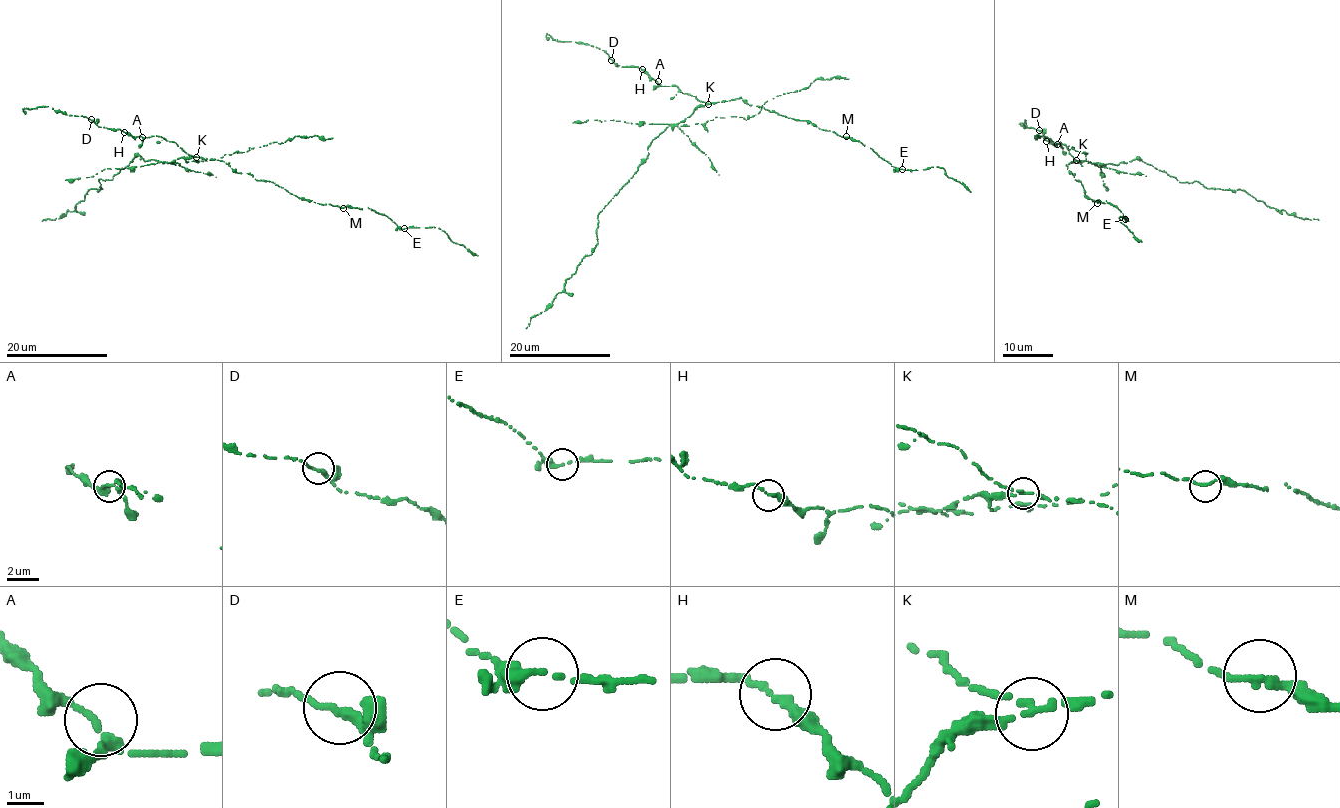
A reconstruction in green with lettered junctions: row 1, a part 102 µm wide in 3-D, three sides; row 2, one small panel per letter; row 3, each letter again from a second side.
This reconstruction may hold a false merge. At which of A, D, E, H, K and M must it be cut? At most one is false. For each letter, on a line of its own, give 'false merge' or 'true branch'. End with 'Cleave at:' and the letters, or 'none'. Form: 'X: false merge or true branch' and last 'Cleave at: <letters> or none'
A: true branch
D: true branch
E: true branch
H: true branch
K: false merge
M: true branch
Cleave at: K

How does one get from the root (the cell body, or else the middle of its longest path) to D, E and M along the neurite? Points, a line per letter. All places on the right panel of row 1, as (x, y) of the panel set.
D: (1075, 160), (1067, 146), (1061, 142), (1050, 143), (1039, 130)
E: (1075, 160), (1069, 162), (1067, 168), (1076, 181), (1081, 181), (1084, 195), (1094, 201), (1110, 203), (1125, 219)
M: (1075, 160), (1068, 165), (1068, 171), (1076, 181), (1081, 181), (1084, 195), (1097, 203)

